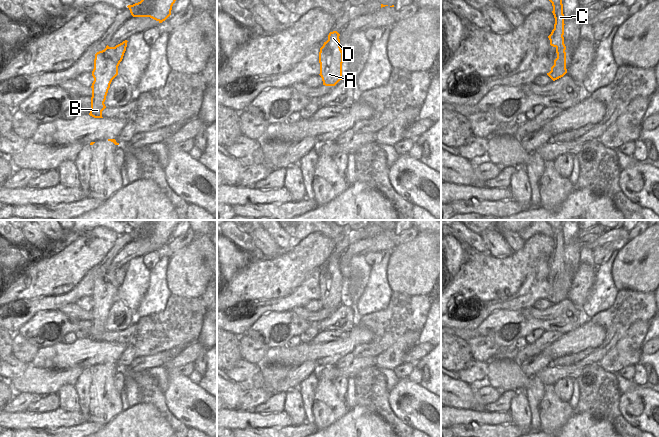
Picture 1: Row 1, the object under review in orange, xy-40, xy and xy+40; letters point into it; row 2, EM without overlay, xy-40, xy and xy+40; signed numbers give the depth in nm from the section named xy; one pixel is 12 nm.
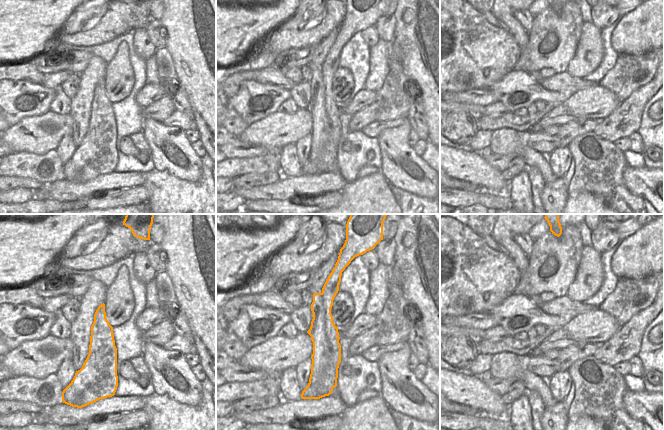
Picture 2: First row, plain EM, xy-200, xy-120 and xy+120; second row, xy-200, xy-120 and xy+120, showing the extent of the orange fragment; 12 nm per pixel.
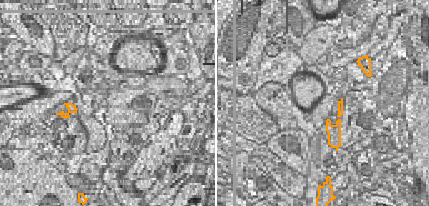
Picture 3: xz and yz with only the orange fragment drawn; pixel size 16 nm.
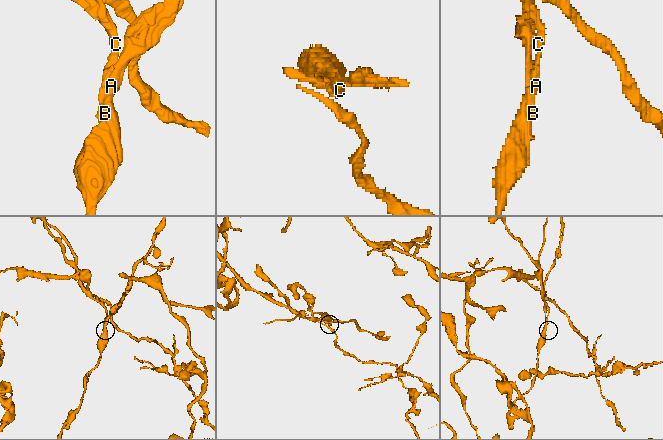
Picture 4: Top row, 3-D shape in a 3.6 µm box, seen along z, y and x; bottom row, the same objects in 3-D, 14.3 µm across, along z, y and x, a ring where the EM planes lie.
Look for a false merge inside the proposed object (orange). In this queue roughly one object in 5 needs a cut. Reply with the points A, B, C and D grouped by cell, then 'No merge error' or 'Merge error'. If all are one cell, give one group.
Groups: A B / C D. Merge error

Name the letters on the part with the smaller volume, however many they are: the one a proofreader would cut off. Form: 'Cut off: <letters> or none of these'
Cut off: A, B

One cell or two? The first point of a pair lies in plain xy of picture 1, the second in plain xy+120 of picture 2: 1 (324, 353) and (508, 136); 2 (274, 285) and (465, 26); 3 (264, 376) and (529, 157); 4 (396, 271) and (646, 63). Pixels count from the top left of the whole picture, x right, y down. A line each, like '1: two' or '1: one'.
1: two
2: one
3: one
4: two

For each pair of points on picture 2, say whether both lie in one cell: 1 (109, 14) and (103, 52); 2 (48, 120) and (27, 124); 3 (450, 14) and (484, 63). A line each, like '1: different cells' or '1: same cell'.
1: different cells
2: same cell
3: same cell

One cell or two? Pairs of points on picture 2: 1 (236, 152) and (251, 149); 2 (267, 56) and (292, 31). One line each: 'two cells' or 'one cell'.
1: one cell
2: one cell

